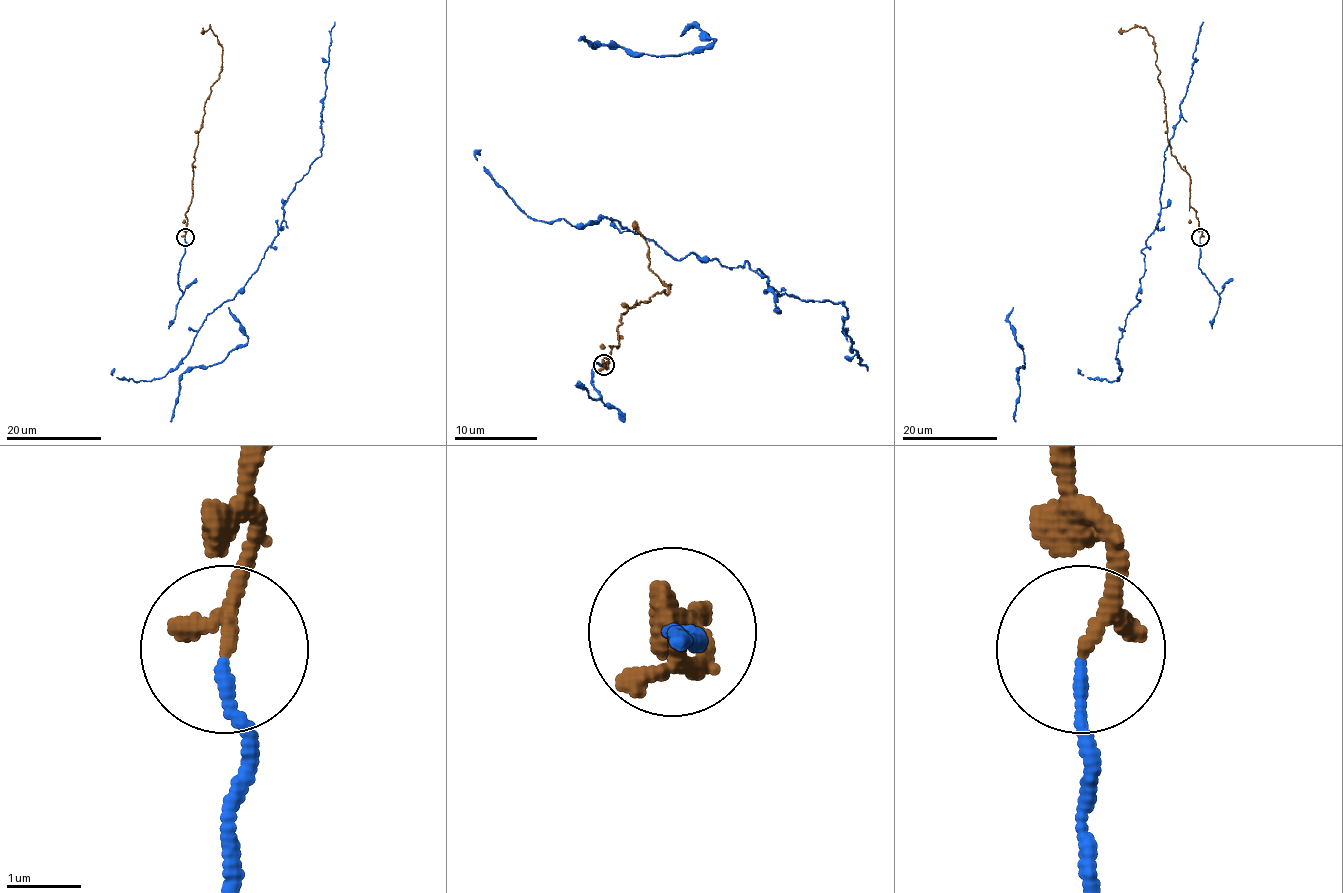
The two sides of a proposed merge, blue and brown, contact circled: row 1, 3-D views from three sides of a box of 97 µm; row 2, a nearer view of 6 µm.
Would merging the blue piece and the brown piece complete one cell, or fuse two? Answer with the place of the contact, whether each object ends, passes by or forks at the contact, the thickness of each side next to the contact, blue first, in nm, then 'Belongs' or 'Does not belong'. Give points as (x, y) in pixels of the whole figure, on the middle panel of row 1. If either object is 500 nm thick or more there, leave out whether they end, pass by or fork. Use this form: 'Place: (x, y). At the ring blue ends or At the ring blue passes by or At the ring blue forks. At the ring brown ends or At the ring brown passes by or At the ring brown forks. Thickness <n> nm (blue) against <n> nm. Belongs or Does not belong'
Place: (604, 364). At the ring blue ends. At the ring brown passes by. Thickness 140 nm (blue) against 150 nm. Belongs

